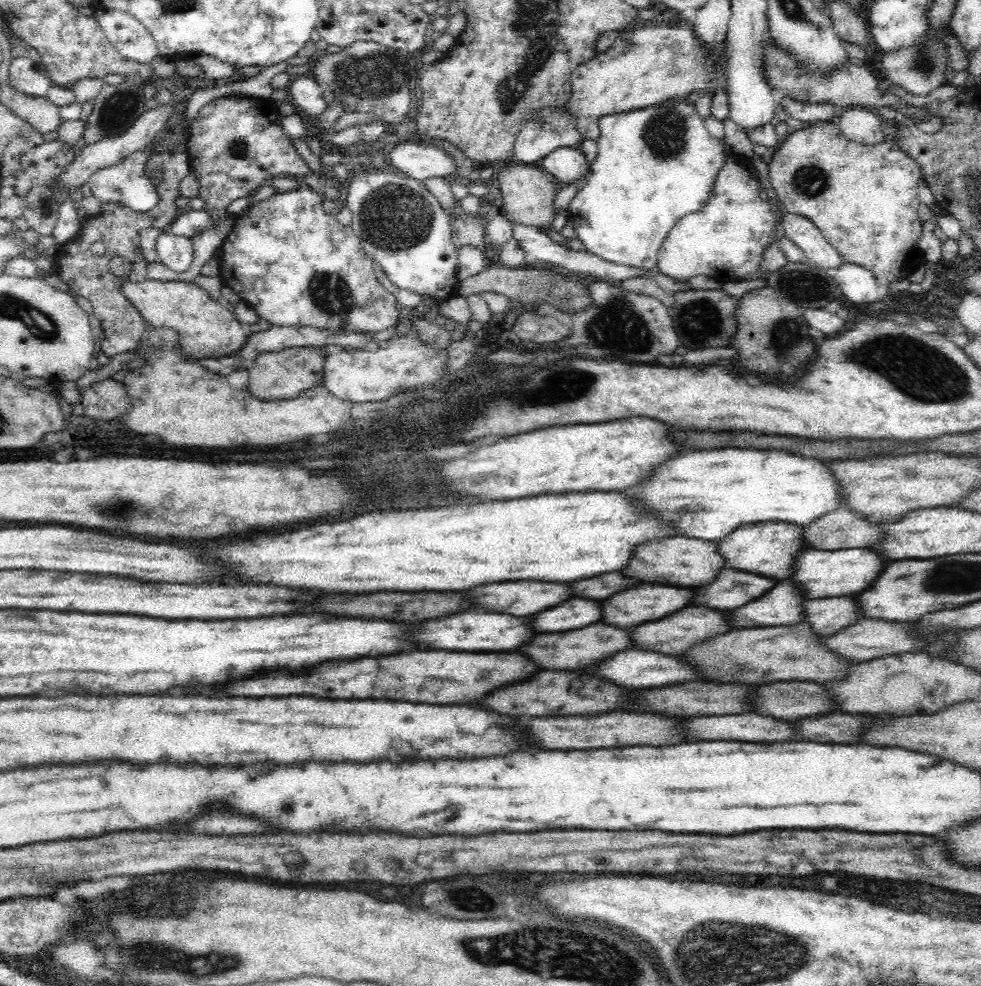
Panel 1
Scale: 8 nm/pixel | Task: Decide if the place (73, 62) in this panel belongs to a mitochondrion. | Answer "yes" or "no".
no

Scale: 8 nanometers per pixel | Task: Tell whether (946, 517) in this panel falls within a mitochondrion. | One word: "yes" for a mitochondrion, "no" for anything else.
no

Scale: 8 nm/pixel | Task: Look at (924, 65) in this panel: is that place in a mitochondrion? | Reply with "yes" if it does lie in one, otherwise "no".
yes

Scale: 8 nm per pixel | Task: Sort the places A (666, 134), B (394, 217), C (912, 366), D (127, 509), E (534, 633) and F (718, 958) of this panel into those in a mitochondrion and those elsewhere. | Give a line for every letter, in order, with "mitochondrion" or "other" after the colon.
A: mitochondrion
B: mitochondrion
C: mitochondrion
D: mitochondrion
E: other
F: mitochondrion

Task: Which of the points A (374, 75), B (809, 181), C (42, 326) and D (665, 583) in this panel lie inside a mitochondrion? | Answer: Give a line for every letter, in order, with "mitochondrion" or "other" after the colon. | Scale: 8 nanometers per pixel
A: mitochondrion
B: mitochondrion
C: mitochondrion
D: other

